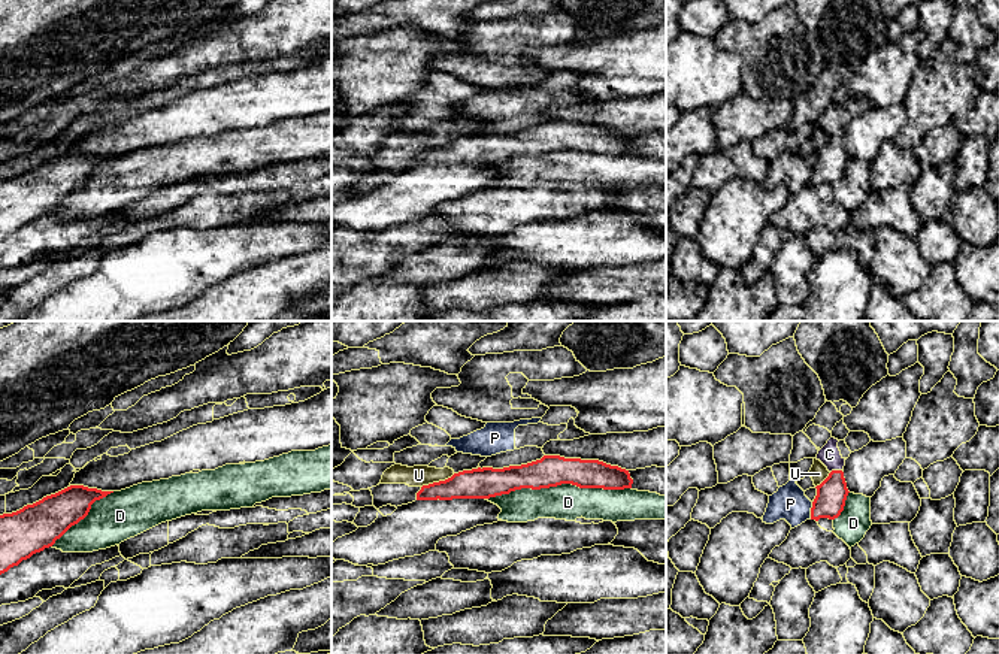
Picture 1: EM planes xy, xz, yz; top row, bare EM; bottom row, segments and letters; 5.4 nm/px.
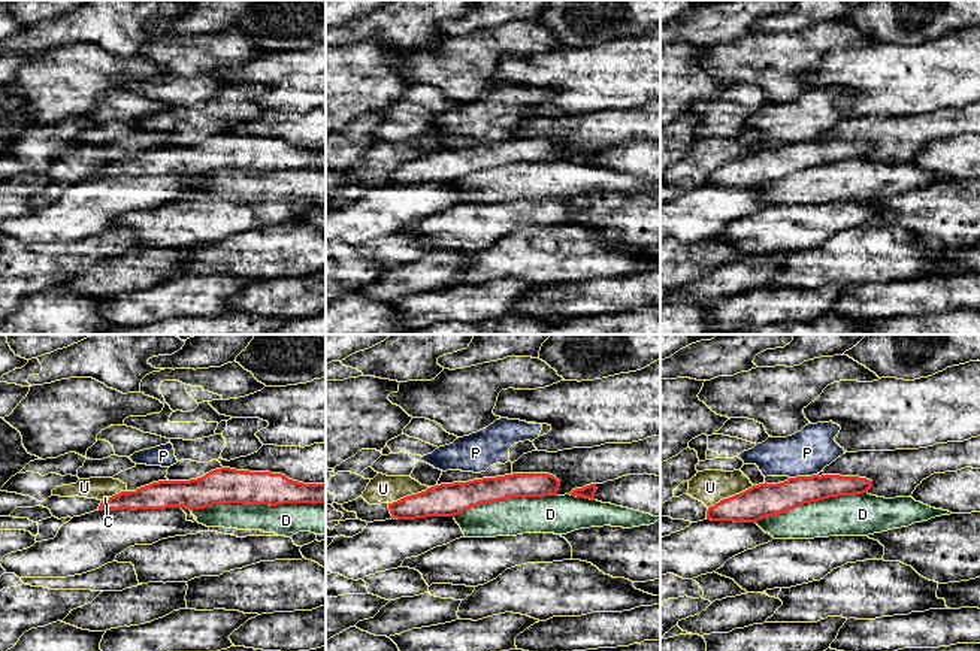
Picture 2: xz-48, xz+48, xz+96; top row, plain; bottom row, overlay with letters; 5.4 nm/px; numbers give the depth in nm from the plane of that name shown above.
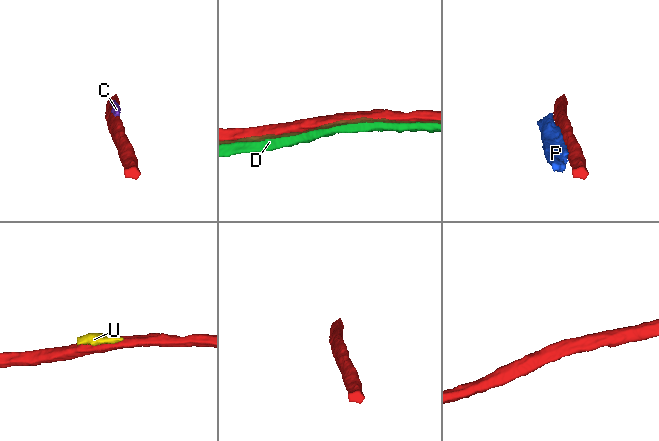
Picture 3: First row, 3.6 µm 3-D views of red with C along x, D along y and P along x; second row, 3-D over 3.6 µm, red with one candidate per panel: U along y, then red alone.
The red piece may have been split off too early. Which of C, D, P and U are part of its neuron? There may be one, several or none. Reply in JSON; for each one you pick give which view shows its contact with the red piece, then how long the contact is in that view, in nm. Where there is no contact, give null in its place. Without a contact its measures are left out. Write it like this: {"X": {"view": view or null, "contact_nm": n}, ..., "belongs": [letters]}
{"belongs": []}

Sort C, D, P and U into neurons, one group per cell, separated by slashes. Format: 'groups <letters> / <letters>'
groups C U / D / P

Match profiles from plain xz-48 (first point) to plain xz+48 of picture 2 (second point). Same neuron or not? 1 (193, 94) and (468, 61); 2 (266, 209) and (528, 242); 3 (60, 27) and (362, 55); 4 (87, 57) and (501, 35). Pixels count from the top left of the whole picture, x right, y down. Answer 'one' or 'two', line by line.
1: one
2: two
3: two
4: two

